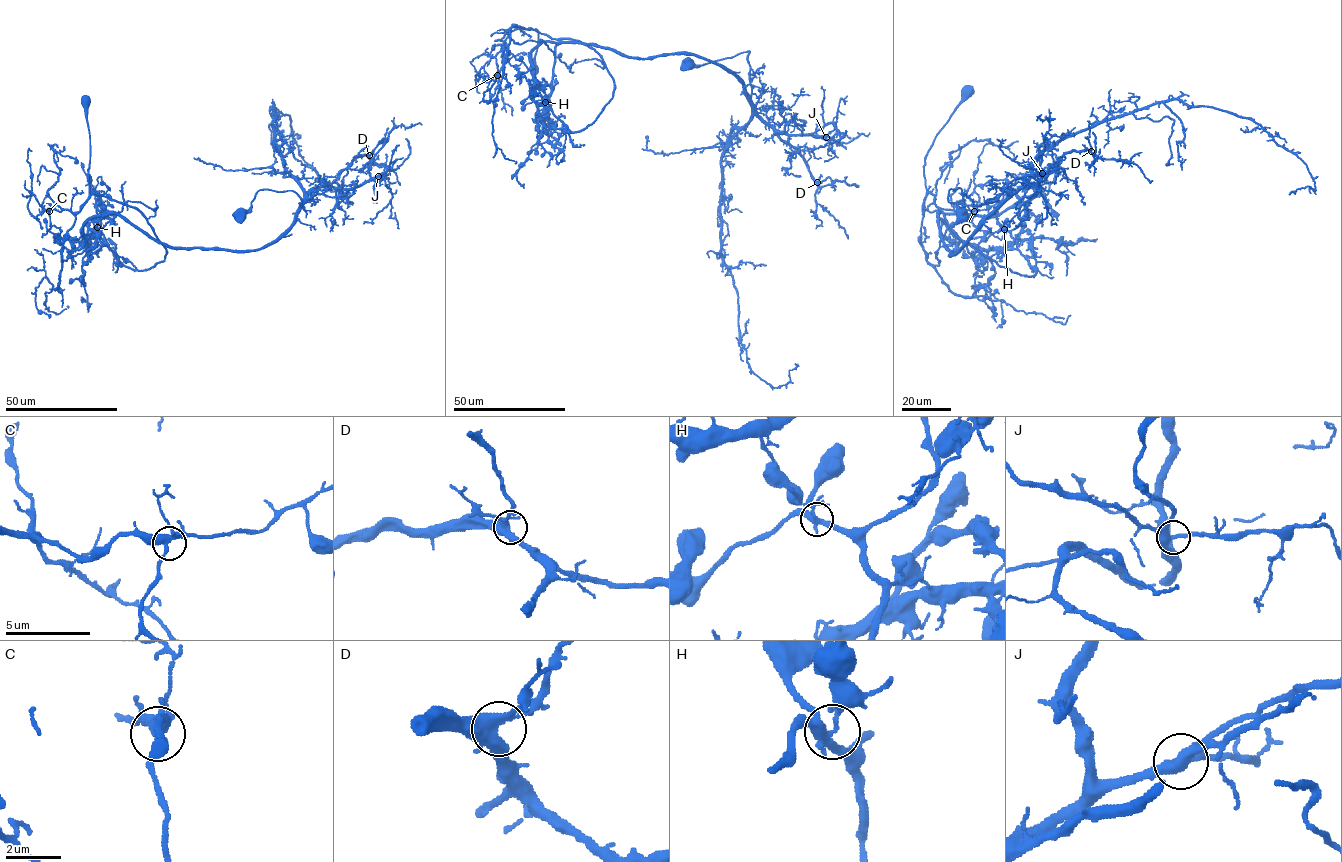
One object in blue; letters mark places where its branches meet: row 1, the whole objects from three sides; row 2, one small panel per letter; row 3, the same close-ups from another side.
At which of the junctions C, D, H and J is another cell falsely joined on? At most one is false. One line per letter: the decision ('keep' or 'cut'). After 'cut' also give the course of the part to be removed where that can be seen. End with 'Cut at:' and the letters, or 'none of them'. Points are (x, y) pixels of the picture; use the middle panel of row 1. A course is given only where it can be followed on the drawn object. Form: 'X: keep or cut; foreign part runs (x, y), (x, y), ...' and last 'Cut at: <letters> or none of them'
C: keep
D: keep
H: cut; foreign part runs (545, 102), (577, 132), (612, 97), (614, 82), (586, 44), (512, 27), (491, 122), (495, 145), (515, 164)
J: keep
Cut at: H

